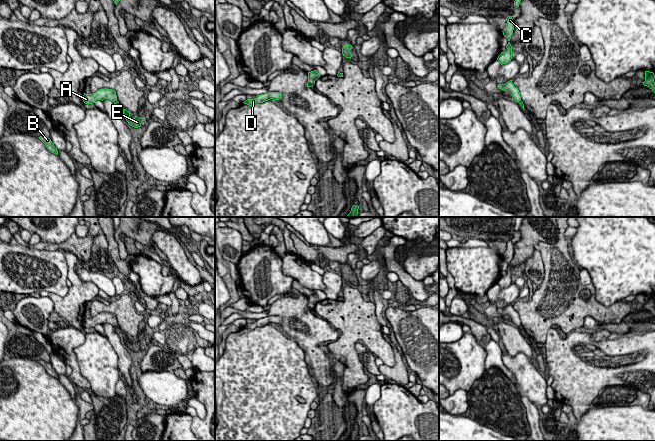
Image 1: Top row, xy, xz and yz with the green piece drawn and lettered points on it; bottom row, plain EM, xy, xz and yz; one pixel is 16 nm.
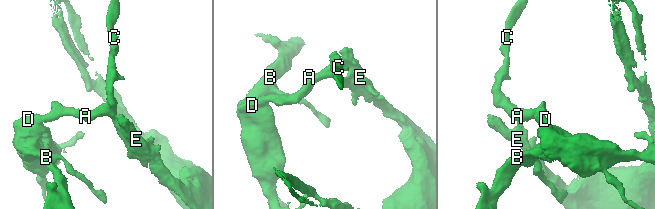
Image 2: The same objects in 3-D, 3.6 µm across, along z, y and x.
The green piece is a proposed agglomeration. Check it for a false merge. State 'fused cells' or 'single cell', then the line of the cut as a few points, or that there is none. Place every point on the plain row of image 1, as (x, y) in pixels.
fused cells; cut in xy along (116, 324), (114, 326)

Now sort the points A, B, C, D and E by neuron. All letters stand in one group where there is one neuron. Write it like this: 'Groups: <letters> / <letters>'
Groups: A B C D / E

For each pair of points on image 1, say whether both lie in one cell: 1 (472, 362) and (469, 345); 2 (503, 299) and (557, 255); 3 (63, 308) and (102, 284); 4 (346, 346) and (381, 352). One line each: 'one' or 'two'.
1: one
2: two
3: two
4: one

